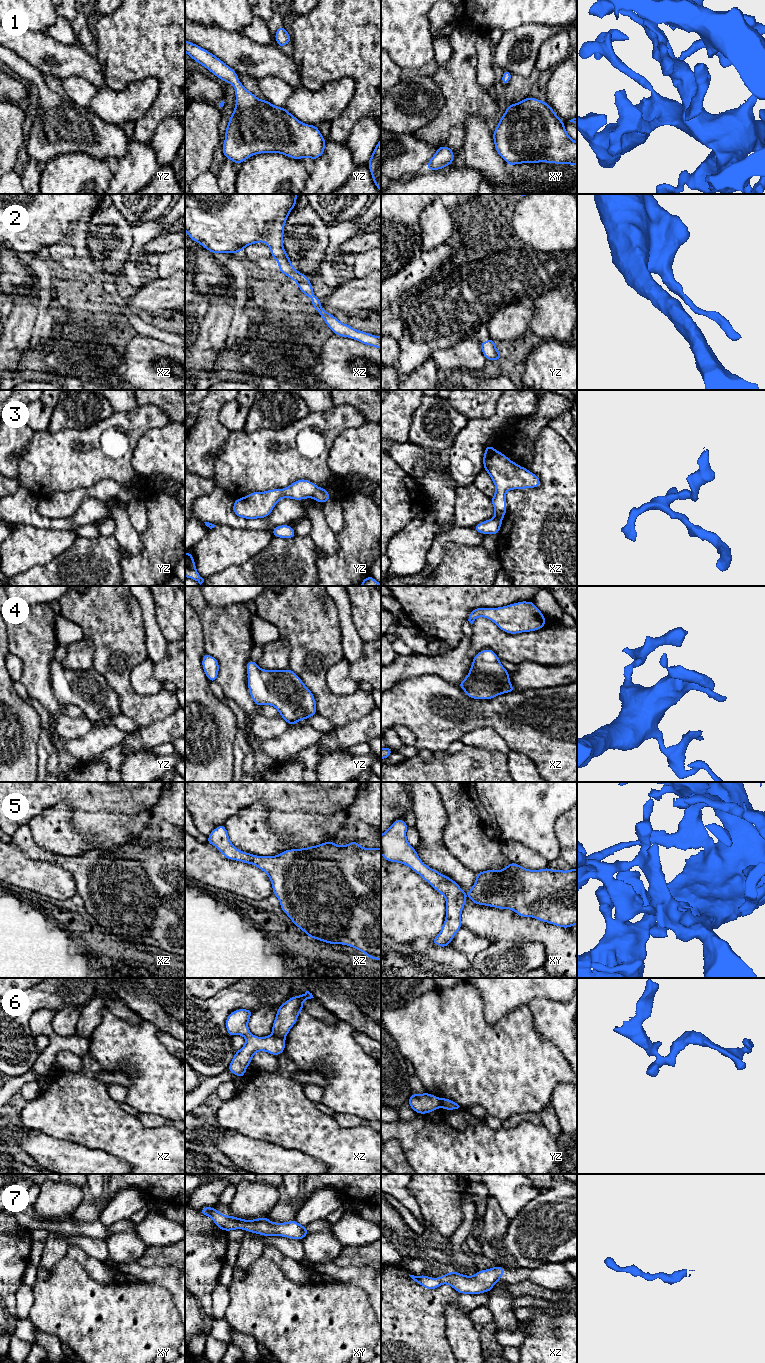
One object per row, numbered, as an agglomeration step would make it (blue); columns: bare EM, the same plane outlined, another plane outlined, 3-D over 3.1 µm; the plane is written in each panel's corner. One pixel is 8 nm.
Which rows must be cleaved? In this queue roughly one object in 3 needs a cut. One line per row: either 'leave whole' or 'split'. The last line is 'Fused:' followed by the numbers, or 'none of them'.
1: leave whole
2: leave whole
3: split
4: leave whole
5: leave whole
6: split
7: leave whole
Fused: 3, 6

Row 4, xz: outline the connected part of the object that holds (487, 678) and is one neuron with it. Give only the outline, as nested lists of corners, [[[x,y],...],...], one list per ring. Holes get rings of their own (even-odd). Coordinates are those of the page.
[[[491,649],[478,652],[466,678],[457,684],[472,699],[493,699],[516,691],[510,684],[509,672]]]

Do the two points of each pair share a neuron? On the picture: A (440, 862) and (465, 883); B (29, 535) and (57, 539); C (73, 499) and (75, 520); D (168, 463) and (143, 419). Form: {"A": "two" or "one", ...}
{"A": "one", "B": "one", "C": "one", "D": "two"}

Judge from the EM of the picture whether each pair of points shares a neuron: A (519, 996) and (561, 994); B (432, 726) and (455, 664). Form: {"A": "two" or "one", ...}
{"A": "one", "B": "two"}

